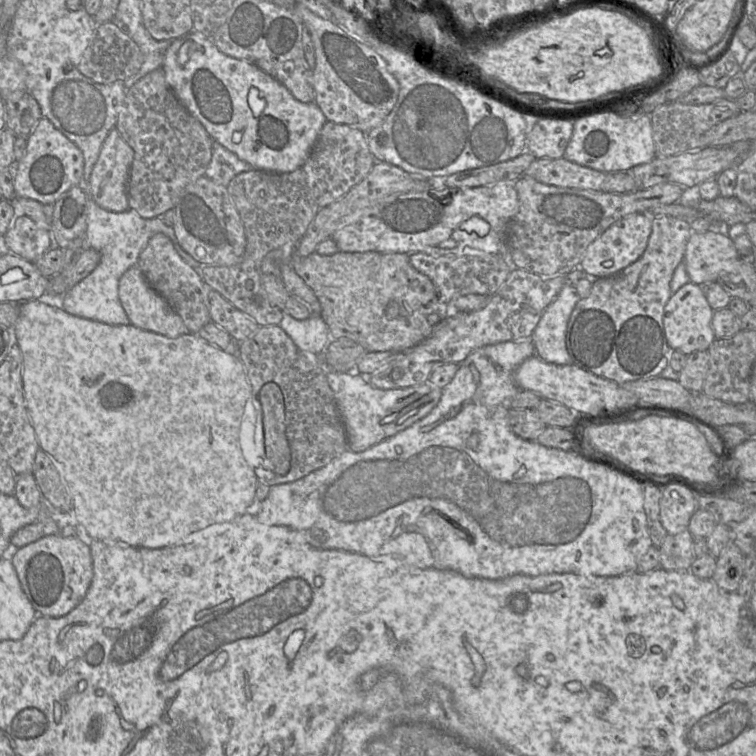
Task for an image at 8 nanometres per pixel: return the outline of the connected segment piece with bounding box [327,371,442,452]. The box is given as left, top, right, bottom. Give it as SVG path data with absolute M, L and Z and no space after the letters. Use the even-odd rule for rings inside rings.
M327 371L327 380L347 433L348 449L354 452L364 451L419 421L437 405L442 394L442 389L429 383L379 389L365 382L360 375L335 371Z

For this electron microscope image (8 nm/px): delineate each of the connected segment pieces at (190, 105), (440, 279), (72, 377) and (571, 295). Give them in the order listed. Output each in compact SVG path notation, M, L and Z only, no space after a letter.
M194 30L170 42L162 69L175 95L189 113L199 120L211 138L232 151L239 159L251 164L254 169L288 173L302 168L319 138L322 127L328 121L315 101L298 101L283 84L258 66L227 56L211 39Z
M415 252L408 256L410 264L432 281L440 301L444 303L451 303L456 298L469 294L492 296L512 271L509 260L503 259L500 255L469 254L434 257L423 252Z
M30 300L19 304L19 317L13 326L15 343L18 344L23 357L22 380L24 388L25 405L30 422L35 430L37 441L41 450L46 452L59 467L61 477L72 496L72 515L80 526L80 530L89 538L105 542L117 542L120 544L136 547L164 548L169 547L191 534L202 530L210 525L231 521L235 517L250 511L256 503L256 488L258 477L254 469L246 462L240 446L240 430L242 416L246 402L251 396L251 384L246 375L245 367L237 353L231 350L222 350L207 342L196 333L186 333L175 338L170 338L152 331L140 329L132 324L110 325L95 320L74 316L66 312L59 302L46 302L41 300Z
M566 283L542 313L531 336L535 355L541 360L557 365L573 363L566 347L566 330L579 300L574 285Z

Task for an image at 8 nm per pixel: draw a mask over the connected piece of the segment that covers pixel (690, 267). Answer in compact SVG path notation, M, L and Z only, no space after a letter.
M725 230L692 232L684 255L690 282L697 285L715 282L738 259L733 239Z

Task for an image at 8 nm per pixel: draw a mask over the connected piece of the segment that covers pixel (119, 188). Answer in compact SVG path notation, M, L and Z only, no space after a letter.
M114 127L103 142L90 176L89 196L101 208L112 212L130 208L127 183L133 159L134 150Z

